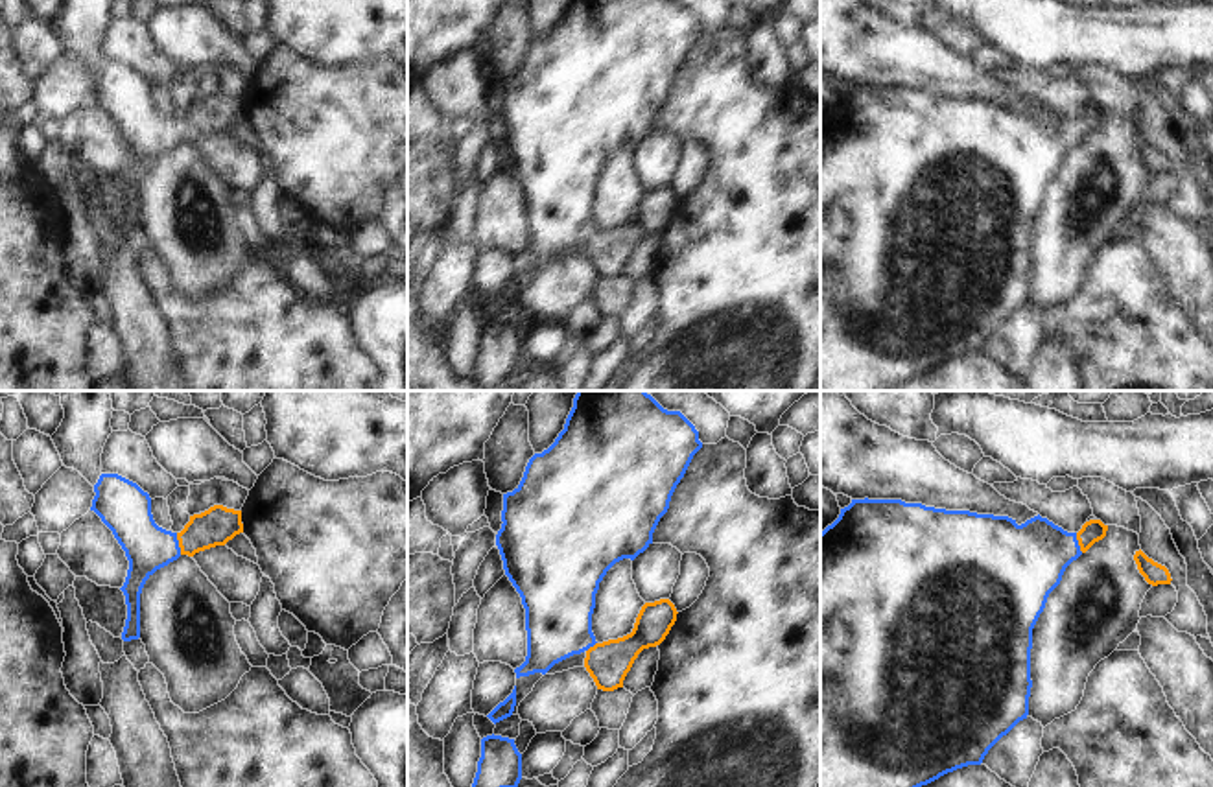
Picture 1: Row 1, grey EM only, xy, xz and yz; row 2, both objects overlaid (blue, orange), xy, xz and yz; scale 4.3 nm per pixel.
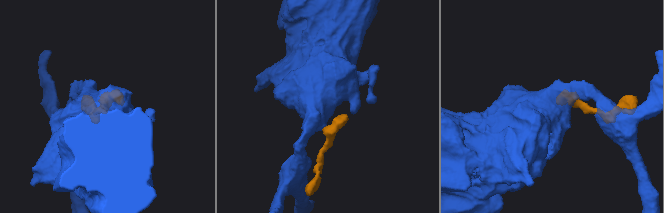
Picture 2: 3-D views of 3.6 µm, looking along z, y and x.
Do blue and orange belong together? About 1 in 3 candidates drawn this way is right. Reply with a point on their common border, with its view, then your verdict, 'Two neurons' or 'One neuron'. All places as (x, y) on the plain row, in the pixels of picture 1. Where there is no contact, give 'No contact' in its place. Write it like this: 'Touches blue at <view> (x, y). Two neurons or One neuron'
Touches blue at xy (177, 131). One neuron

